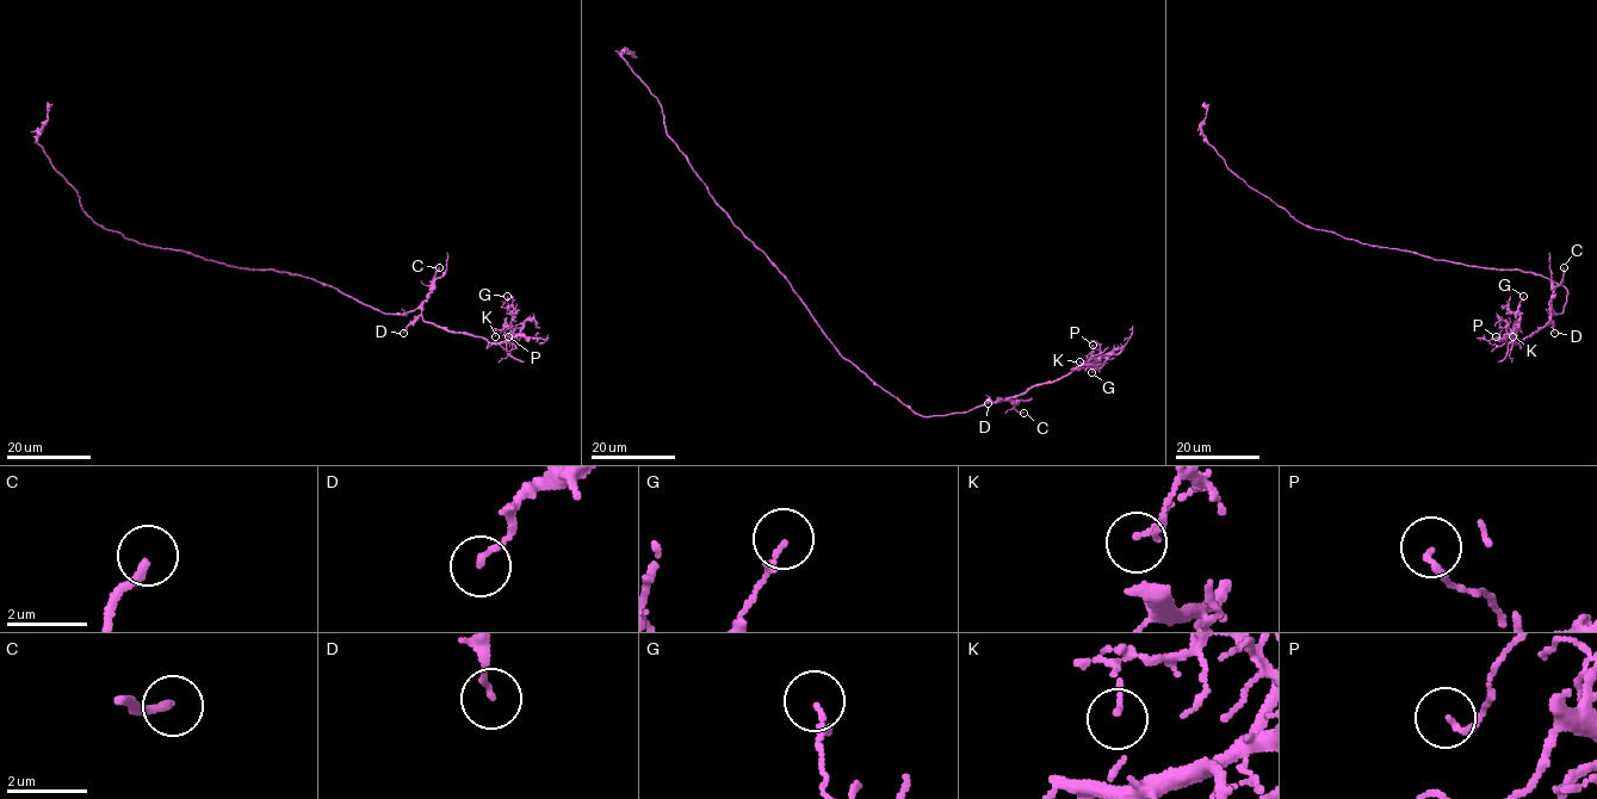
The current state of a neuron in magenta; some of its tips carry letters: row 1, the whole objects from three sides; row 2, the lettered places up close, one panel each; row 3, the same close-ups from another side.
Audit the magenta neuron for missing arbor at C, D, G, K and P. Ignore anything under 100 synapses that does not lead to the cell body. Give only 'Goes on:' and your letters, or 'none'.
Goes on: none

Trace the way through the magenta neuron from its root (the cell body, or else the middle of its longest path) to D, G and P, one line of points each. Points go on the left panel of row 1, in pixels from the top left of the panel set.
D: (233, 266), (274, 270), (315, 279), (388, 314), (419, 309), (421, 313), (403, 333)
G: (233, 266), (315, 279), (388, 314), (419, 309), (426, 321), (494, 344), (503, 342), (512, 330), (507, 296)
P: (233, 266), (315, 279), (388, 314), (419, 309), (426, 321), (494, 344), (513, 338), (522, 326), (508, 336)

